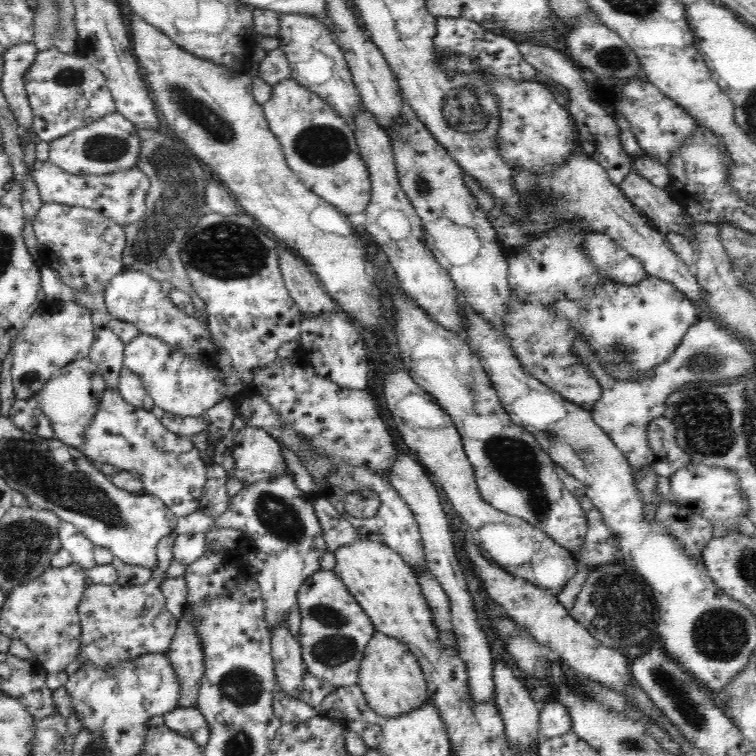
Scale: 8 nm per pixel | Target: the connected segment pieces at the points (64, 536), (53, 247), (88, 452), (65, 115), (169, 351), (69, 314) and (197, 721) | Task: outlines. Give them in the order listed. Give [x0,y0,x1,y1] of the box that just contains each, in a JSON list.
[[58,520,97,570],[33,202,127,292],[81,390,207,517],[25,47,117,143],[123,333,227,417],[11,301,96,399],[163,708,210,749]]

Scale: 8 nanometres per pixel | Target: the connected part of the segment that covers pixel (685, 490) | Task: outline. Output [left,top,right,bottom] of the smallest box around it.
[669,463,749,524]

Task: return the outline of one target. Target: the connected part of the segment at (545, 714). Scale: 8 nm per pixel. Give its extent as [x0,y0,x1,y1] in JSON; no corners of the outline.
[540,702,573,739]

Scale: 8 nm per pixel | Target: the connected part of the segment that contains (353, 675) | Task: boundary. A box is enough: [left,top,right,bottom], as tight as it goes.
[297,570,375,688]

